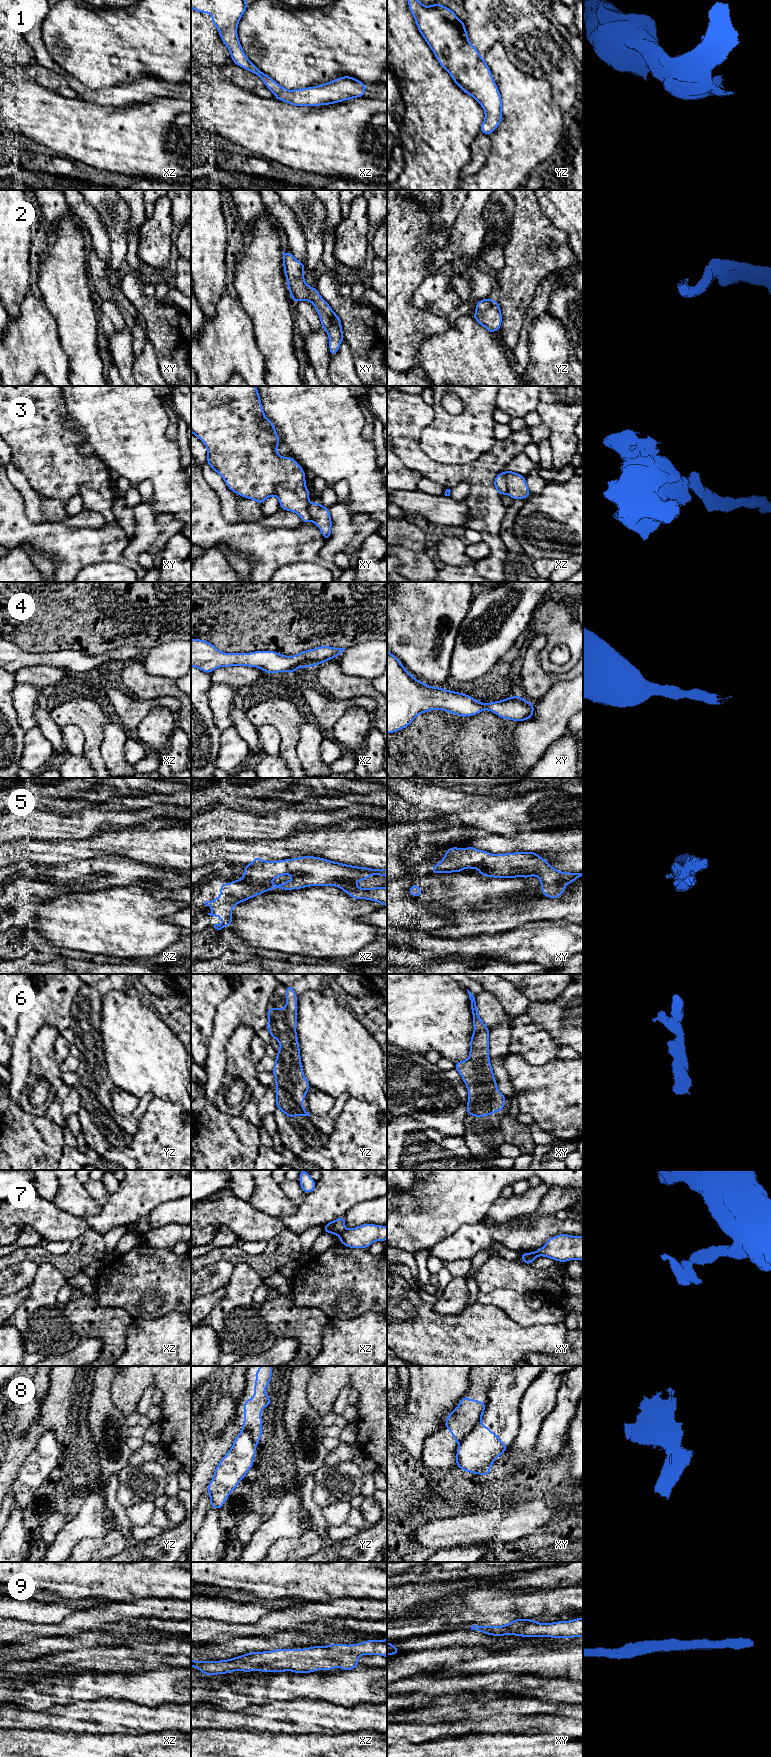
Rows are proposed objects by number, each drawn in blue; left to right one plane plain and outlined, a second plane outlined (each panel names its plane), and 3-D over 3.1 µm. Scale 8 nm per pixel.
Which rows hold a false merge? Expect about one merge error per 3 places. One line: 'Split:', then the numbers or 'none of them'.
Split: 3, 5, 7, 8

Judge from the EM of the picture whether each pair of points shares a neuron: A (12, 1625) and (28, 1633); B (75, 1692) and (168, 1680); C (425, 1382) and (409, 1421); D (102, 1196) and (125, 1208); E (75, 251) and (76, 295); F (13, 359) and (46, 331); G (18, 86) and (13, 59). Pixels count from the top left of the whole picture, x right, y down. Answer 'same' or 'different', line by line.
A: same
B: same
C: same
D: different
E: same
F: same
G: different

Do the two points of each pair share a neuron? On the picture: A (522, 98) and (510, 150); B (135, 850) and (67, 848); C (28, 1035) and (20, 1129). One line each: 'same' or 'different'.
A: same
B: same
C: same

